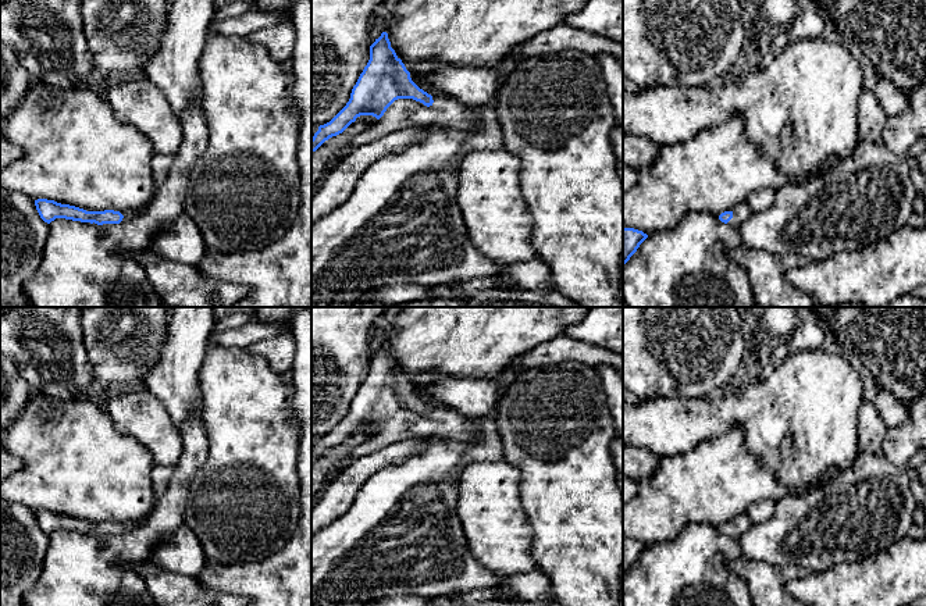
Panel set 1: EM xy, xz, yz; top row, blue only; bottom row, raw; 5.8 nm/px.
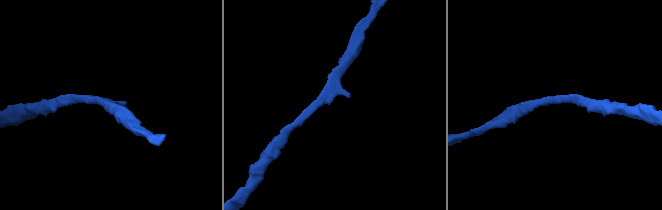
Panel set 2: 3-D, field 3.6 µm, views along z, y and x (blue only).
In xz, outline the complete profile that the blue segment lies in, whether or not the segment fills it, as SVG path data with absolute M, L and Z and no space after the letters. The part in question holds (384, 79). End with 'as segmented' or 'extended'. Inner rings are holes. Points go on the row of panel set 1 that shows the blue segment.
M387 32L370 46L370 60L346 106L330 122L320 125L311 138L311 153L342 133L360 115L377 120L349 142L346 154L357 146L412 126L442 125L469 132L480 128L467 106L444 95L432 97L412 81L410 72L391 47Z | extended

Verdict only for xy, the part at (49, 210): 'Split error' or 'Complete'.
Split error

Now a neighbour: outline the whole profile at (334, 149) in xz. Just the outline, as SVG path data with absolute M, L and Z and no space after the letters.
M360 115L342 133L325 140L316 152L311 153L311 186L327 171L328 163L335 161L331 171L346 156L349 142L362 133L377 118L373 115Z

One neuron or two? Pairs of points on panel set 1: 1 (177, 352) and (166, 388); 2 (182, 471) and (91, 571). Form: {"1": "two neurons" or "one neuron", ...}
{"1": "one neuron", "2": "one neuron"}

